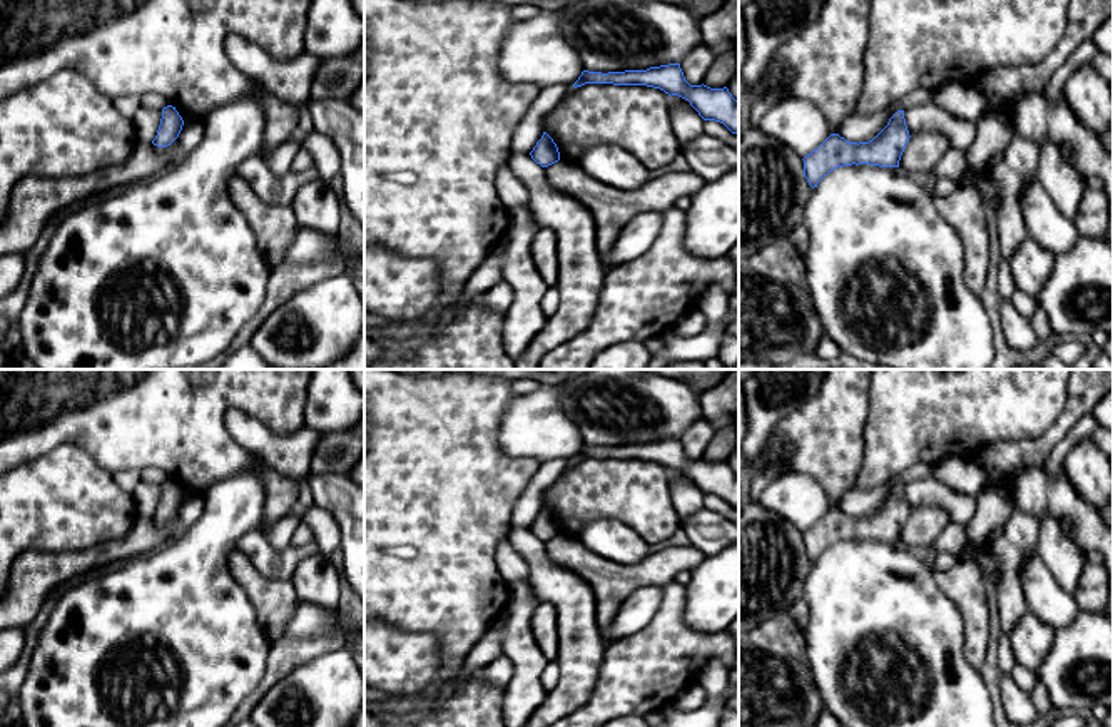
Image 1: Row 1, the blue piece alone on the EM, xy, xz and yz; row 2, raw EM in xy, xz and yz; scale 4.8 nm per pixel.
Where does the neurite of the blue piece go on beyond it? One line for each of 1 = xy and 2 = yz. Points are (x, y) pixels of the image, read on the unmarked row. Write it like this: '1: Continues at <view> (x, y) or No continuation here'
1: No continuation here
2: No continuation here

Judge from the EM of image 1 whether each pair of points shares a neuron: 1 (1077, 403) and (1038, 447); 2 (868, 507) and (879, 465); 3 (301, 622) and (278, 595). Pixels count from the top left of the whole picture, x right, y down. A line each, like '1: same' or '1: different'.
1: same
2: different
3: different

